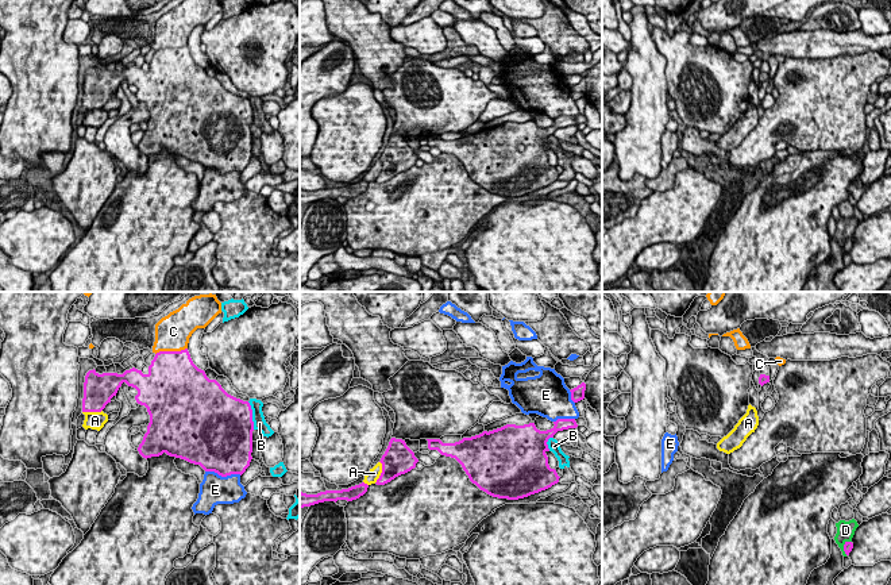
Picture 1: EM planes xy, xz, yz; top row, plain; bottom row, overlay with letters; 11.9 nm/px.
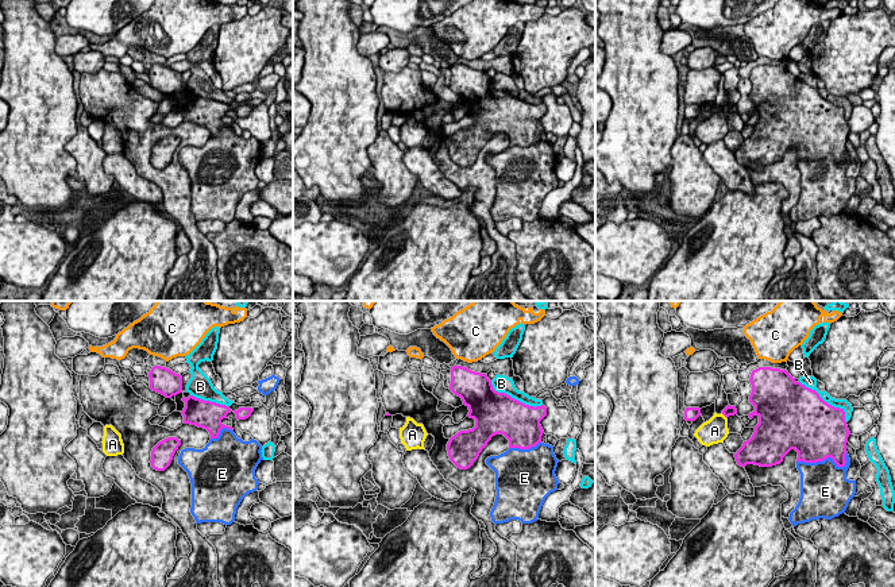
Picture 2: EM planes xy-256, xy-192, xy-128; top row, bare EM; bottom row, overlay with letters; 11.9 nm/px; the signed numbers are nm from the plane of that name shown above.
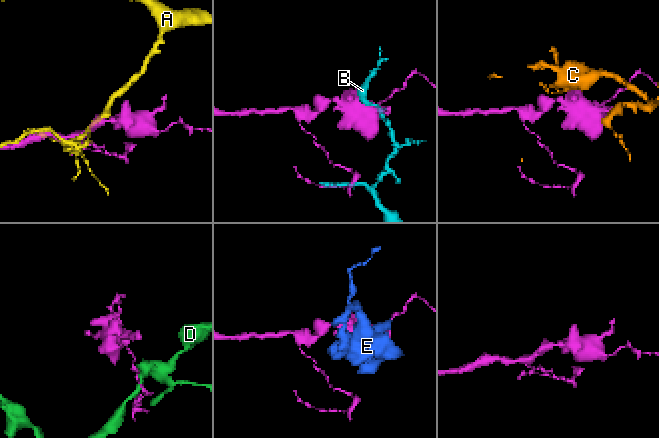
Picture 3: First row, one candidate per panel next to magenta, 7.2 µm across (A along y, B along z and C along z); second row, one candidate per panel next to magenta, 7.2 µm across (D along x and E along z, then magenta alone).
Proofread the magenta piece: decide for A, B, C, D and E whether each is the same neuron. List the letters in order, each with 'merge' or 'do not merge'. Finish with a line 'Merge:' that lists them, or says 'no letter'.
A: do not merge
B: do not merge
C: do not merge
D: do not merge
E: do not merge
Merge: no letter

